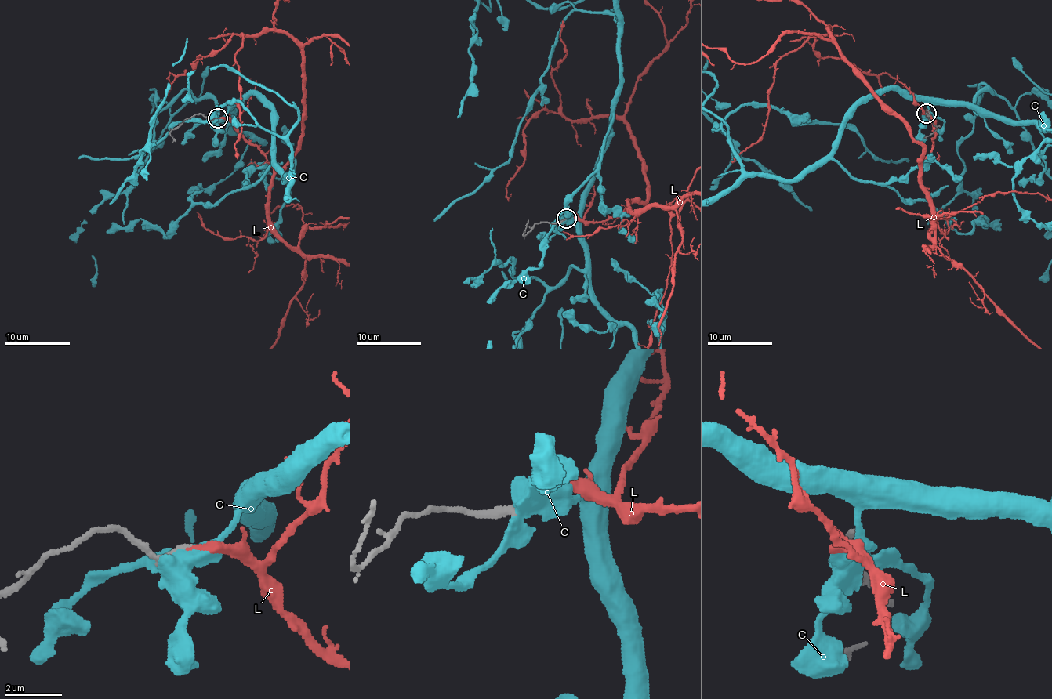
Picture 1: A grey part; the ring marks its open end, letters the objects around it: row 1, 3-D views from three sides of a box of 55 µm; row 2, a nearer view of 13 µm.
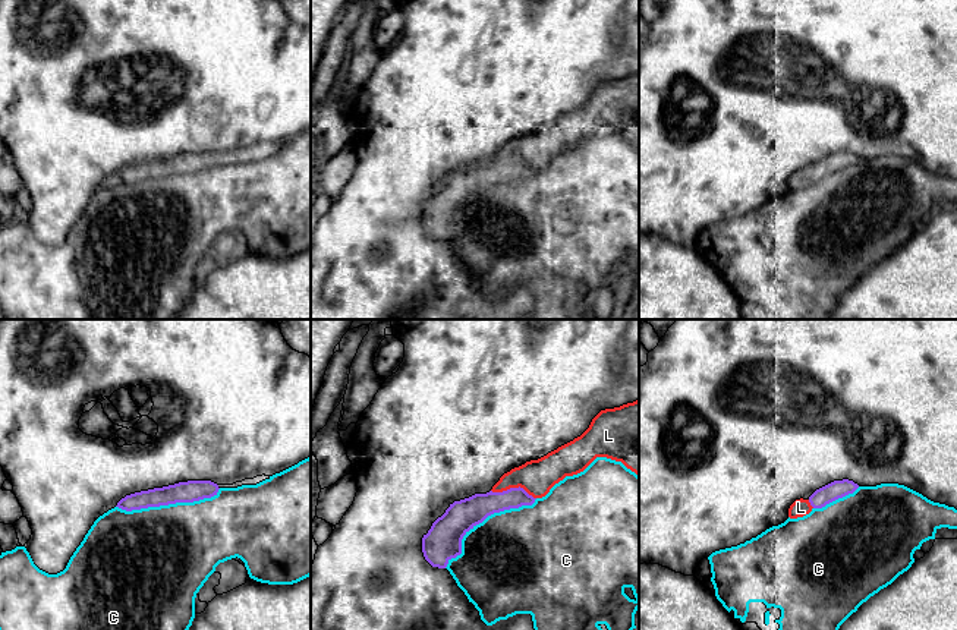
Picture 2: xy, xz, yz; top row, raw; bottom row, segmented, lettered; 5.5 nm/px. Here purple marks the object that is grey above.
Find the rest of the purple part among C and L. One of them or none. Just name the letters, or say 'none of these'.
L

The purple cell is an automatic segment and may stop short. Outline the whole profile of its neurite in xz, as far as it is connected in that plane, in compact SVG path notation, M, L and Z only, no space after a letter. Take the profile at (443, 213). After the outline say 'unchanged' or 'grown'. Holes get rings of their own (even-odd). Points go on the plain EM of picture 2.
M639 72L601 82L580 108L538 132L526 133L504 145L489 164L475 166L450 176L446 185L432 195L428 205L422 210L425 231L432 239L446 240L451 230L462 226L463 208L488 188L522 177L532 177L536 170L545 168L566 148L583 144L596 129L621 133L639 148Z | grown

